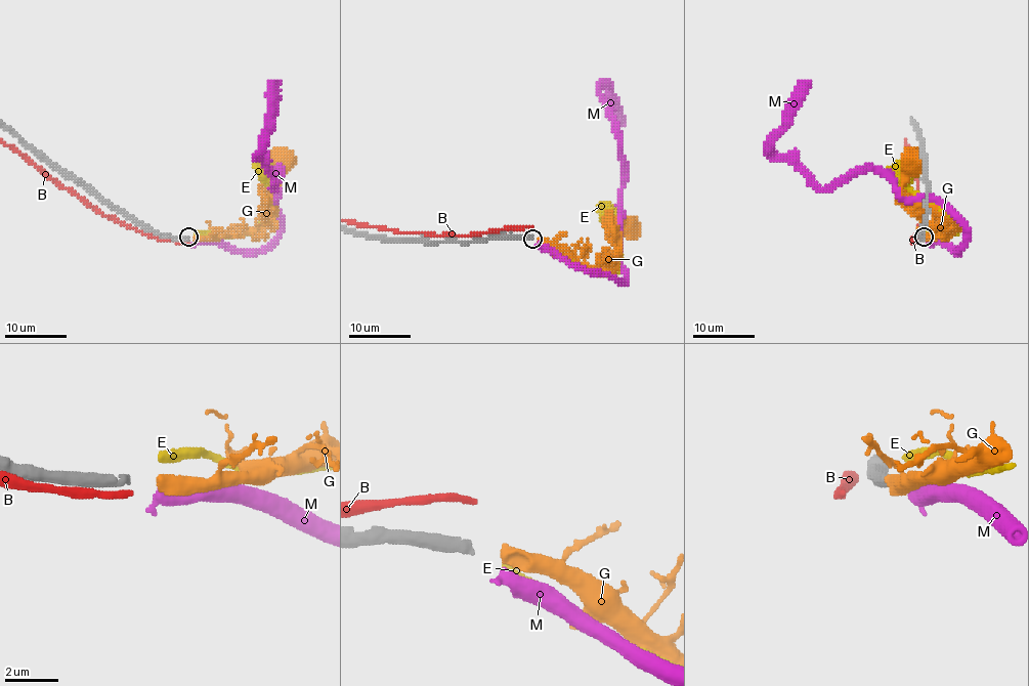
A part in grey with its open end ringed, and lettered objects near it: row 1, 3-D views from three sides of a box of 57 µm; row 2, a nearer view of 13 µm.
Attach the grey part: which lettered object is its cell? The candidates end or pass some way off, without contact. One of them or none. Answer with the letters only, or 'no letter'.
G

